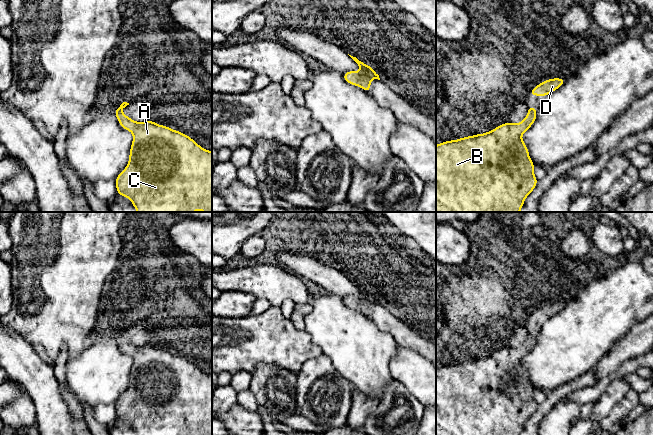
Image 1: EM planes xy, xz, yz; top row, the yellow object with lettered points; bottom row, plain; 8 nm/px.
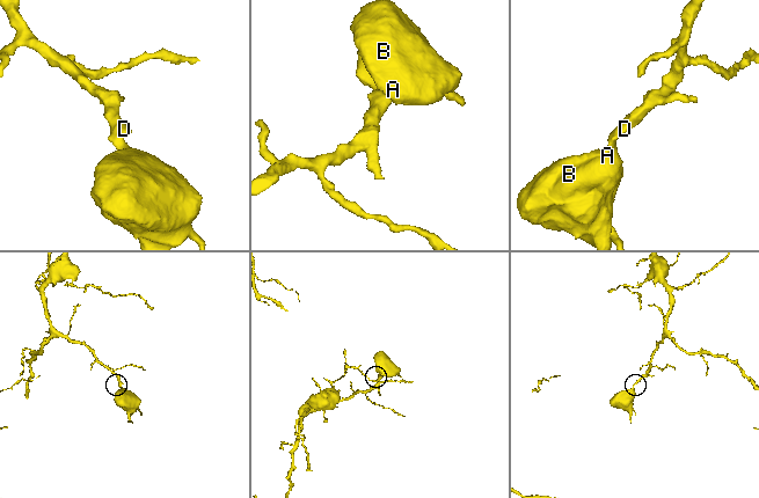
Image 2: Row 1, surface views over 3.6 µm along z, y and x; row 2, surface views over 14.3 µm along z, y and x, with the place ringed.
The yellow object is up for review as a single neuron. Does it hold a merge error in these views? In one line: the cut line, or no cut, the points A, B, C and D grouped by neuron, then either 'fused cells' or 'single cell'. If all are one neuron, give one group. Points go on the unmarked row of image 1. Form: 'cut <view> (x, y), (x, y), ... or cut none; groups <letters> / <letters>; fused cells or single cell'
cut none; groups A B C D; single cell

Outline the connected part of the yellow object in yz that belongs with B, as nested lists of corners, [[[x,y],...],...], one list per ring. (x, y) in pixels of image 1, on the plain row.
[[[535,330],[528,331],[524,344],[514,348],[506,346],[489,356],[449,364],[436,369],[436,435],[520,435],[527,420],[535,413],[538,403],[534,399],[534,387],[530,383],[528,372],[521,360],[533,349],[537,342]]]

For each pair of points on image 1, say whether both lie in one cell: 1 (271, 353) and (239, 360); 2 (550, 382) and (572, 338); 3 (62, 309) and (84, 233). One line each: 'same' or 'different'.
1: same
2: same
3: same

